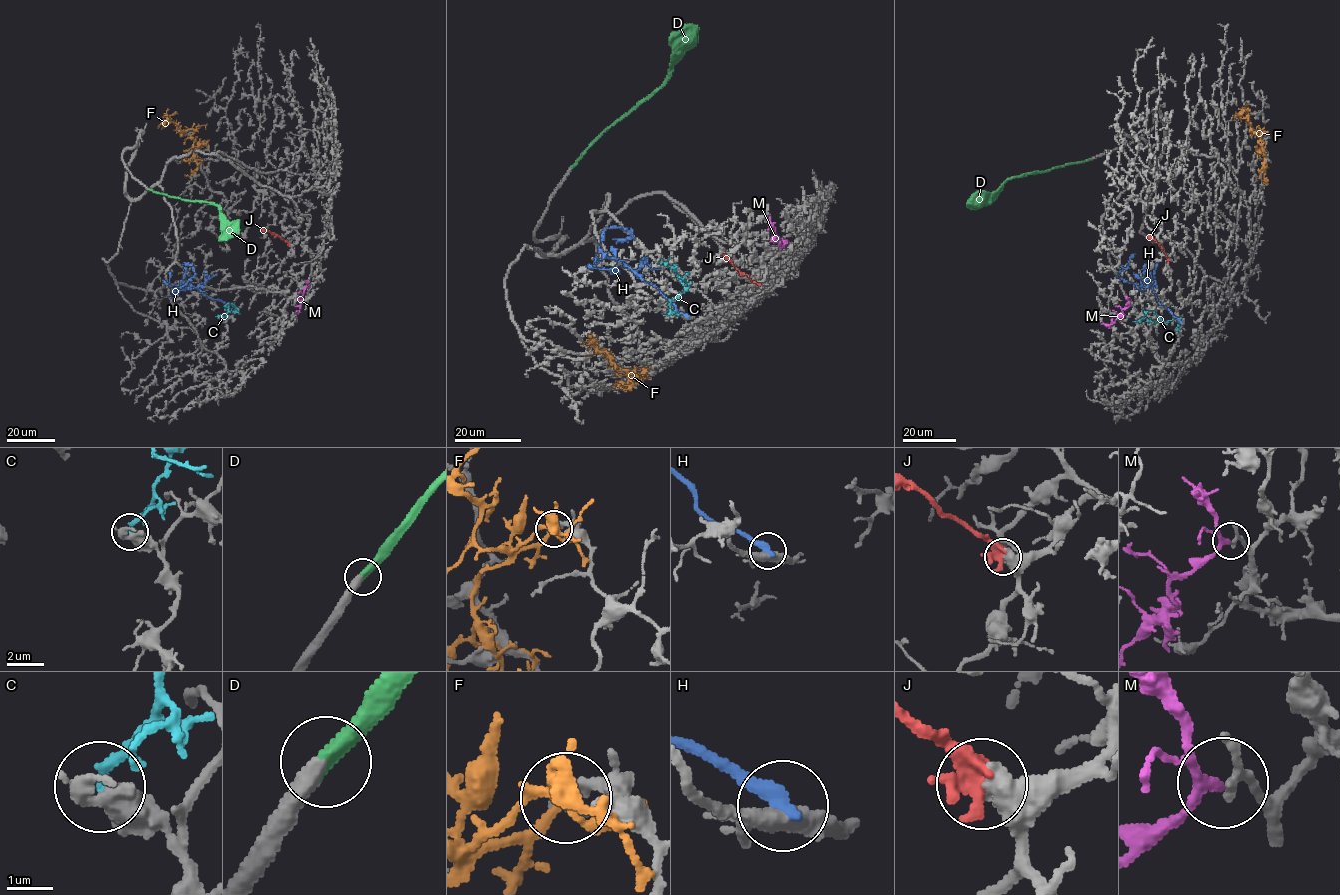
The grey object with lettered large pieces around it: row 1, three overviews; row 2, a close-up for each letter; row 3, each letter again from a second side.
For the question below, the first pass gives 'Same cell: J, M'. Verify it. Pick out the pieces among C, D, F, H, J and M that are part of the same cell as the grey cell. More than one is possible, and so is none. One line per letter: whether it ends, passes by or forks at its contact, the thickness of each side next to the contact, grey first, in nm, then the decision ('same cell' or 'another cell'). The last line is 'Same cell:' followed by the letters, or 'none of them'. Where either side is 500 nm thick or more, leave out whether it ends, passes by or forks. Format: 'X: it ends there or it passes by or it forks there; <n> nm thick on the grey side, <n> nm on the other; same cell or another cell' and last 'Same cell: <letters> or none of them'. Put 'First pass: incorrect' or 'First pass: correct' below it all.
C: it passes by; 440 nm thick on the grey side, 150 nm on the other; another cell
D: it ends there; 380 nm thick on the grey side, 420 nm on the other; same cell
F: it ends there; 300 nm thick on the grey side, 280 nm on the other; another cell
H: it ends there; 400 nm thick on the grey side, 380 nm on the other; another cell
J: 550 nm thick on the grey side, 500 nm on the other; another cell
M: it passes by; 170 nm thick on the grey side, 180 nm on the other; same cell
Same cell: D, M
First pass: incorrect

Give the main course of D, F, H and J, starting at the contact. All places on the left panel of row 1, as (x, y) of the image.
D: (149, 189), (217, 206), (229, 222), (234, 237)
F: (203, 144), (194, 146), (191, 137), (192, 129), (181, 132), (168, 116), (158, 128)
H: (238, 309), (191, 286), (172, 292), (184, 286), (195, 274), (191, 265), (181, 265)
J: (289, 244), (262, 229)

